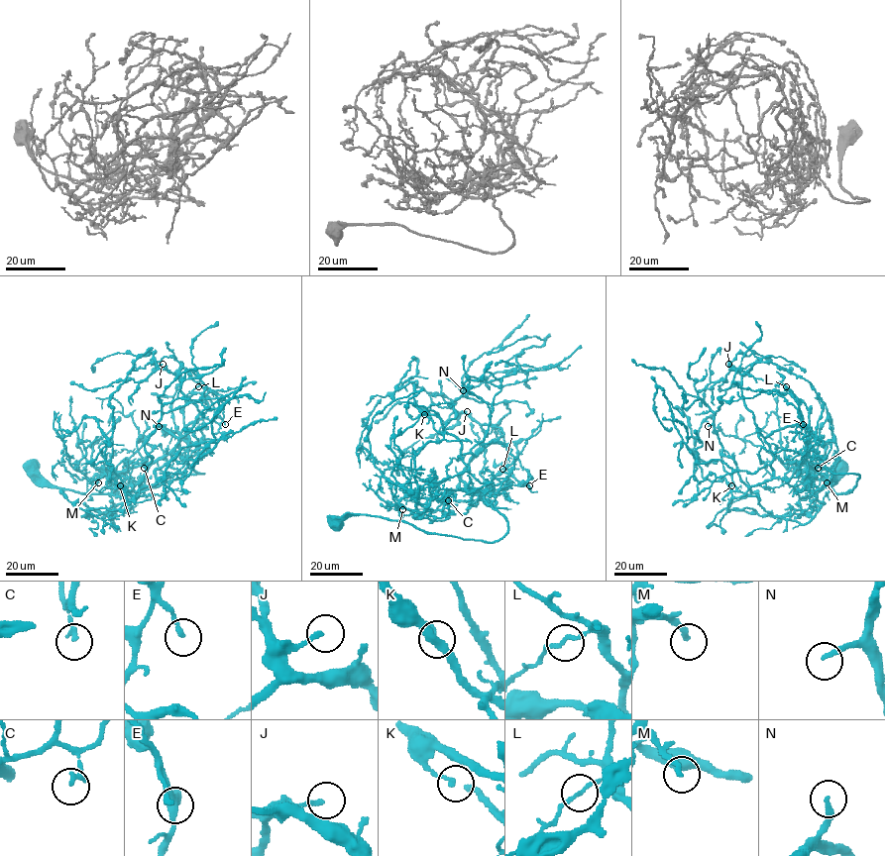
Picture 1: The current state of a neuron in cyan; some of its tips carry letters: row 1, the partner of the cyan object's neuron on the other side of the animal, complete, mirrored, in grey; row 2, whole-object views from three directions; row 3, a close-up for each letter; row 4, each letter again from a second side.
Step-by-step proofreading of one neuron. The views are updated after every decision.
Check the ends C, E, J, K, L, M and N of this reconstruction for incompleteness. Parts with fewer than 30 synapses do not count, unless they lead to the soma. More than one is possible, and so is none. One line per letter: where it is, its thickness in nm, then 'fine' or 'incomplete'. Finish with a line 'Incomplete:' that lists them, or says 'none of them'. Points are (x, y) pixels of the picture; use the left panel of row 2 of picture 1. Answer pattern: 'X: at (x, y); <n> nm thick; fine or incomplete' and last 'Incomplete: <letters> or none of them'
C: at (144, 468); 180 nm thick; fine
E: at (225, 424); 180 nm thick; fine
J: at (163, 364); 180 nm thick; fine
K: at (120, 485); 140 nm thick; fine
L: at (198, 386); 120 nm thick; fine
M: at (98, 482); 240 nm thick; fine
N: at (159, 426); 200 nm thick; incomplete
Incomplete: N

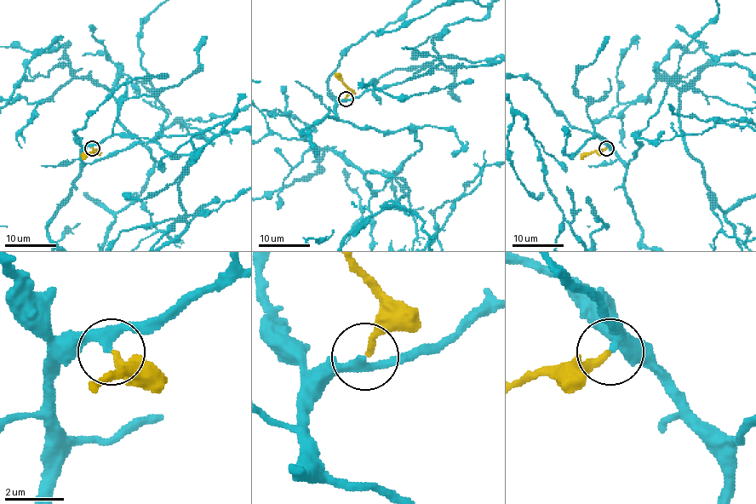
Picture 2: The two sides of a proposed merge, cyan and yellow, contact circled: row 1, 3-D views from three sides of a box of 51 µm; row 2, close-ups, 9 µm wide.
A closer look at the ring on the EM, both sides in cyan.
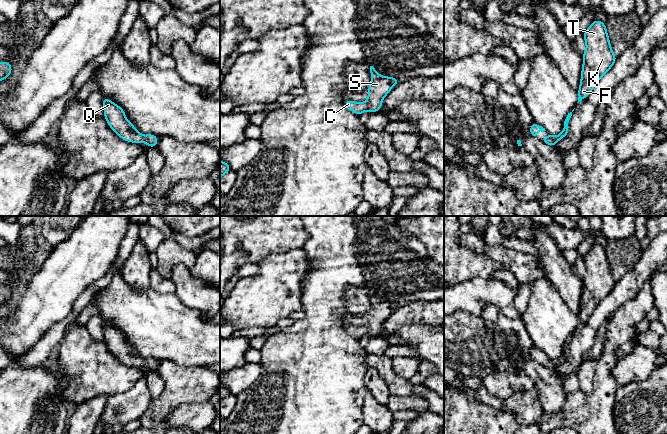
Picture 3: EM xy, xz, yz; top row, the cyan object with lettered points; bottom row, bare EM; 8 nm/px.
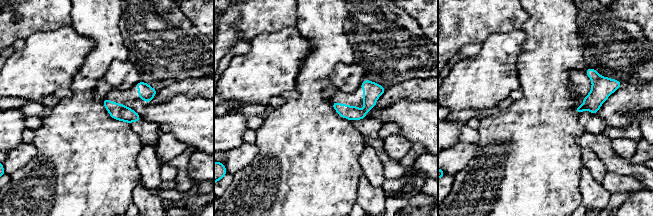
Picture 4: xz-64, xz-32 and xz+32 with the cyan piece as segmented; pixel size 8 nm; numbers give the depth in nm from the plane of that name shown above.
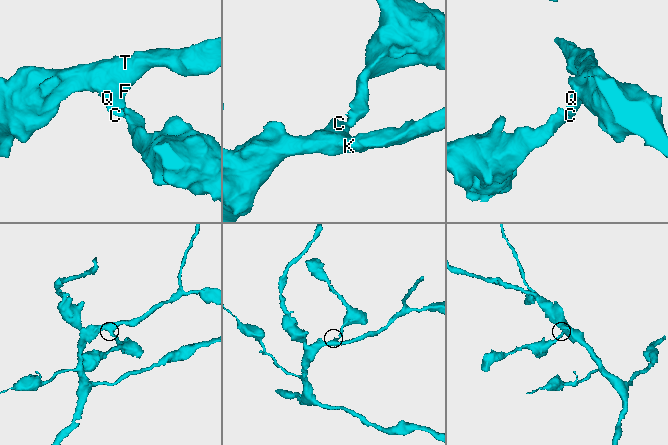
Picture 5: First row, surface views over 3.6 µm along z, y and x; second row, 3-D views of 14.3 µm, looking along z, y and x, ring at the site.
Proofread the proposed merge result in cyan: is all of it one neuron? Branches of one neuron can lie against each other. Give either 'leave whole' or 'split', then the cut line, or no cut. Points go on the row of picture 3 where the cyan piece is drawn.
leave whole | no cut

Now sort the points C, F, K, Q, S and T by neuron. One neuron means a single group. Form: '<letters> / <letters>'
C F K Q S T

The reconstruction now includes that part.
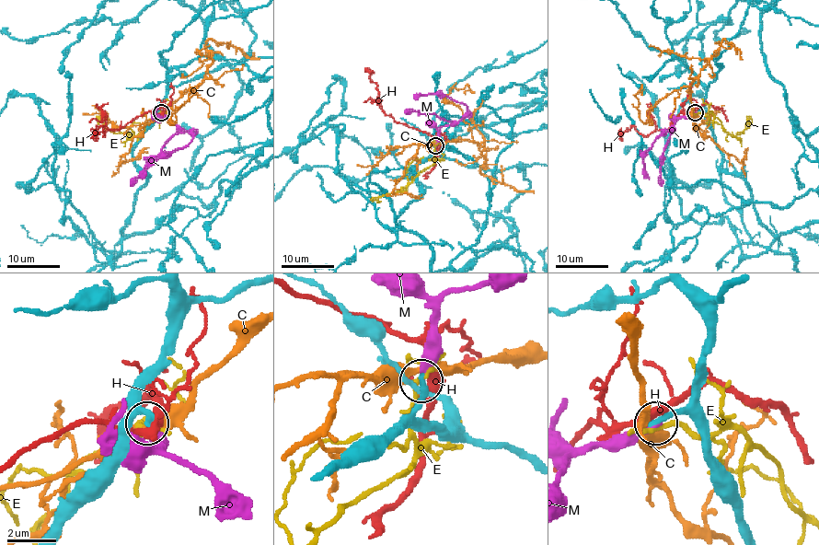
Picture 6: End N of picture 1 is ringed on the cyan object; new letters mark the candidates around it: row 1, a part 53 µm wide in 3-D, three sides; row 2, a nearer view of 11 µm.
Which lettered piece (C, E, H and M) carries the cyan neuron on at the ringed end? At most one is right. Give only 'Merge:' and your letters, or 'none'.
Merge: M

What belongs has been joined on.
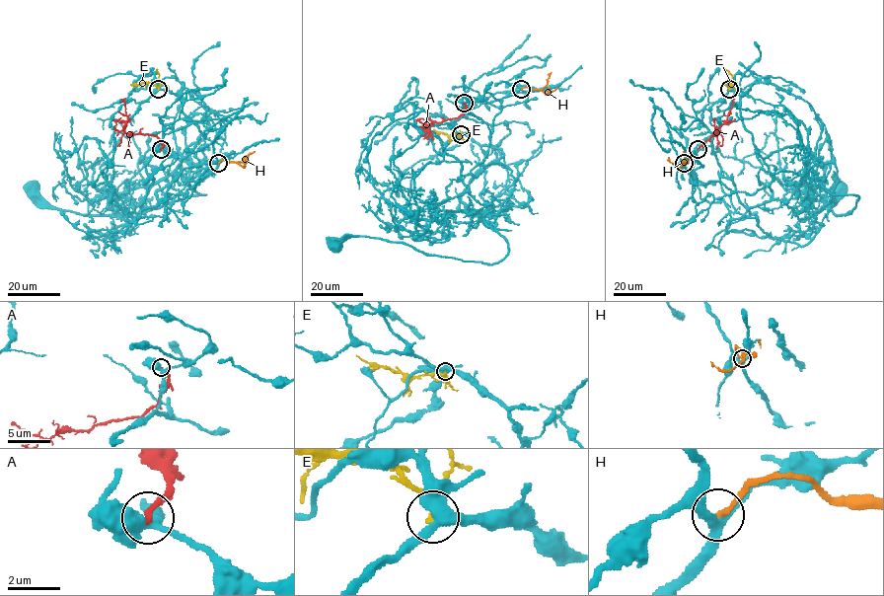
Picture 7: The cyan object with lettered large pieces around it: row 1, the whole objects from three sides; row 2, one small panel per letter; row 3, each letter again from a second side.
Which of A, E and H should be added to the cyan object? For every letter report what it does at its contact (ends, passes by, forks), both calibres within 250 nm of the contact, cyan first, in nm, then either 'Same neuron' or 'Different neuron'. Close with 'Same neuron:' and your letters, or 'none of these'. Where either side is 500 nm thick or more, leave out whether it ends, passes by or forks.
A: It ends there. Thickness 460 nm (cyan) against 240 nm. Different neuron
E: It ends there. Thickness 440 nm (cyan) against 240 nm. Different neuron
H: It ends there. Thickness 240 nm (cyan) against 180 nm. Different neuron
Same neuron: none of these

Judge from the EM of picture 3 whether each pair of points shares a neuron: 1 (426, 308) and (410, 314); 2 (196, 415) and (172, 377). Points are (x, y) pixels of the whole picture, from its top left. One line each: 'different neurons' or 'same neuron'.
1: same neuron
2: different neurons

